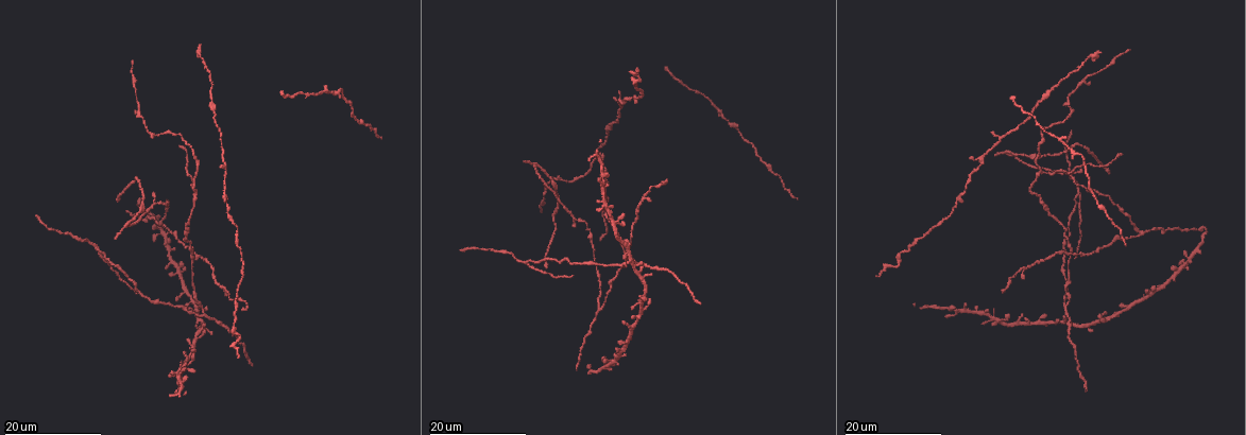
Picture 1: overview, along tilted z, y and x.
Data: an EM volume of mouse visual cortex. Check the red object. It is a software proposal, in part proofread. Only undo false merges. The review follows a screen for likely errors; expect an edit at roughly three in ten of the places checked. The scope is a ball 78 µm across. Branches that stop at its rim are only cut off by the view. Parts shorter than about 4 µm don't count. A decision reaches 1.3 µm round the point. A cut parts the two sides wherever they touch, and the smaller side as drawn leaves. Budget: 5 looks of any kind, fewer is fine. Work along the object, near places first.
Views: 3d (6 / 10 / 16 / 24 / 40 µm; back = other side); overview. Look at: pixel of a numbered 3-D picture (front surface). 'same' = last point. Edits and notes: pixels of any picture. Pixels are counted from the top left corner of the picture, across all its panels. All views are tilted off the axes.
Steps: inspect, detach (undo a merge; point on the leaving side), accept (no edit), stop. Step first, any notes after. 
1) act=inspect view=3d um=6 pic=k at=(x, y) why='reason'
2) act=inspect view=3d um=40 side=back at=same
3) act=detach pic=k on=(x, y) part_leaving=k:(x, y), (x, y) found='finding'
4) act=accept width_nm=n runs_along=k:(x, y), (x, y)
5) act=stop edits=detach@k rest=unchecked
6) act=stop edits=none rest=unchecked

act=inspect view=3d um=16 pic=1 at=(999, 140) why='two arms in line, one across'

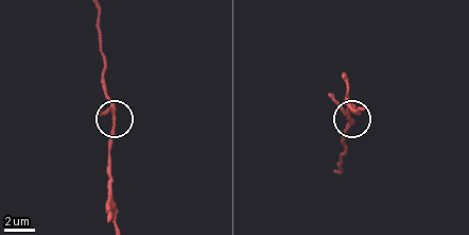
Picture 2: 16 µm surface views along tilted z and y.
act=inspect view=3d um=6 pic=2 at=(113, 121) why='zoom in'

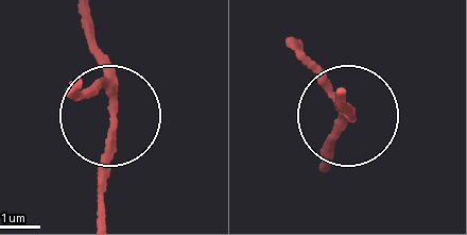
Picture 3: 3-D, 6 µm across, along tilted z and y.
act=accept width_nm=150 found='one cell here'

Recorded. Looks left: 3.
act=inspect view=3d um=24 pic=1 at=(96, 247) why='three-way junction'

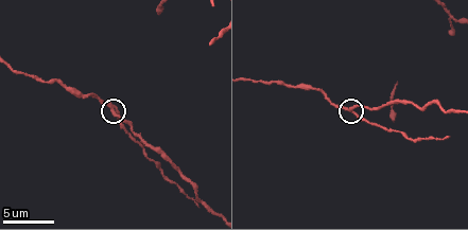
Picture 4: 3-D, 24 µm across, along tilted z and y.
act=inspect view=3d um=6 pic=4 at=(114, 108)

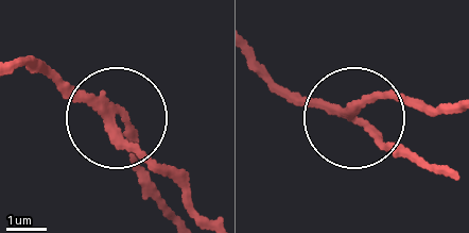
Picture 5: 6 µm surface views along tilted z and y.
act=inspect view=3d um=6 side=back pic=5 at=(121, 116) why='other side'

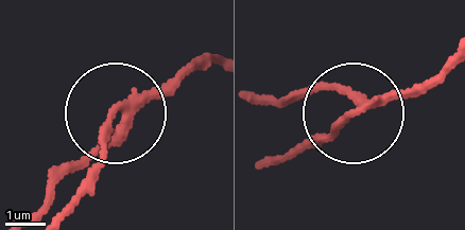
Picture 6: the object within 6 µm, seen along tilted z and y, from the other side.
act=detach pic=6 on=(104, 147) side_arm_um=14 arms=3 found='a second cell is stuck on'

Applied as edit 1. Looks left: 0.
act=stop edits=detach@6 rest=unchecked

